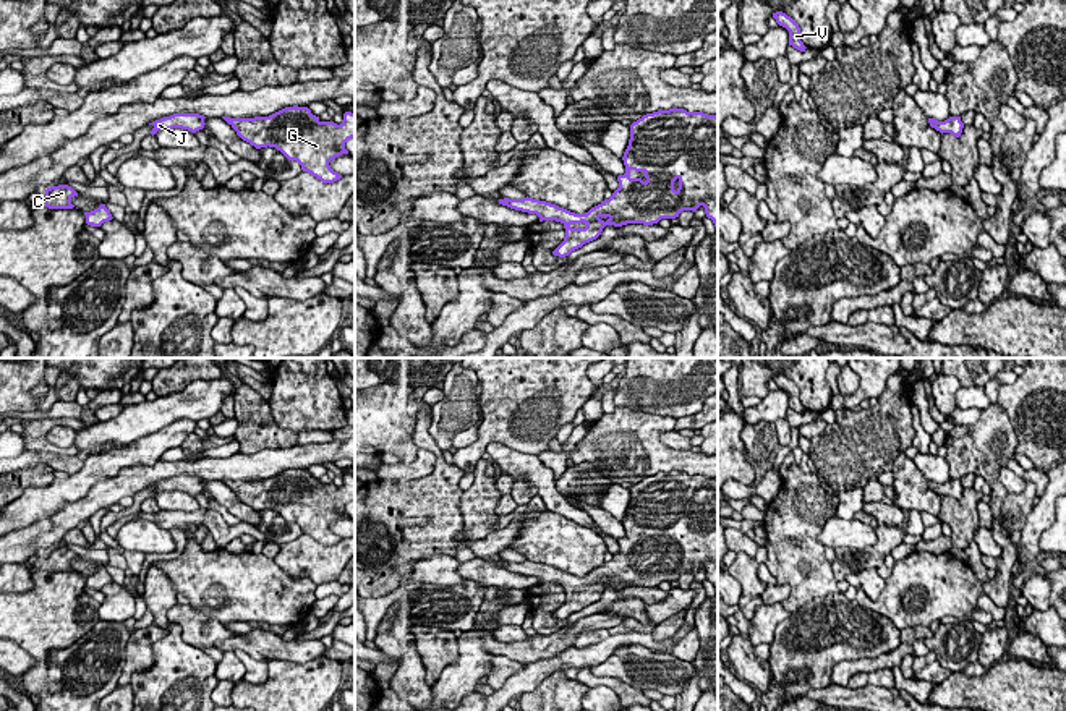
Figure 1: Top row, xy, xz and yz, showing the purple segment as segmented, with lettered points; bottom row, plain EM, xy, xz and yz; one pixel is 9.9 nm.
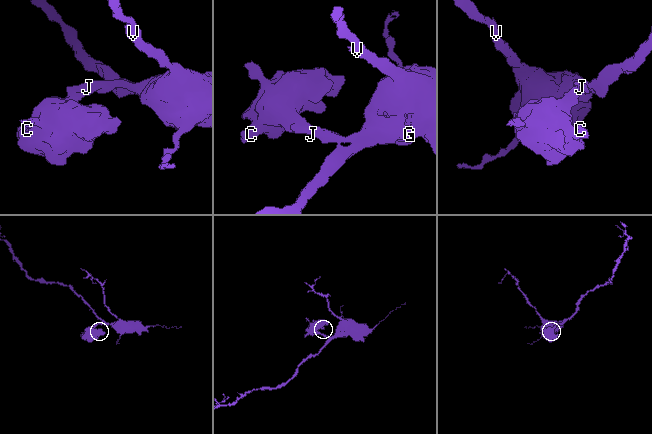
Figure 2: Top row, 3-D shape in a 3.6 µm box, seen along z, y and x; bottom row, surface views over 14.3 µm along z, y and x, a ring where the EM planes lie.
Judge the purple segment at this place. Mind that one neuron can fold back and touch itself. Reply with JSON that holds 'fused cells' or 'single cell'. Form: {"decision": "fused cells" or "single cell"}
{"decision": "single cell"}

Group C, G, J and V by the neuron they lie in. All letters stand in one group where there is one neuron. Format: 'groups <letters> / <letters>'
groups C G J V

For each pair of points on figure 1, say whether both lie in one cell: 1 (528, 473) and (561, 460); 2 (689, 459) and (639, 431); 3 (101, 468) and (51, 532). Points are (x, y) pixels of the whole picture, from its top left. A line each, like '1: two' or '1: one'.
1: two
2: one
3: two

